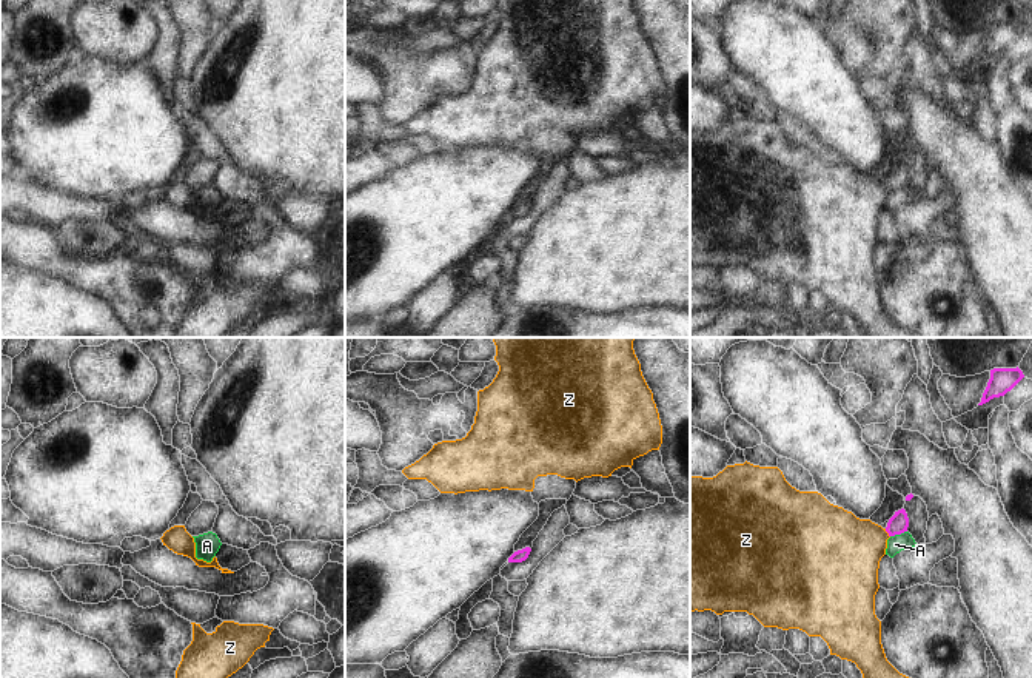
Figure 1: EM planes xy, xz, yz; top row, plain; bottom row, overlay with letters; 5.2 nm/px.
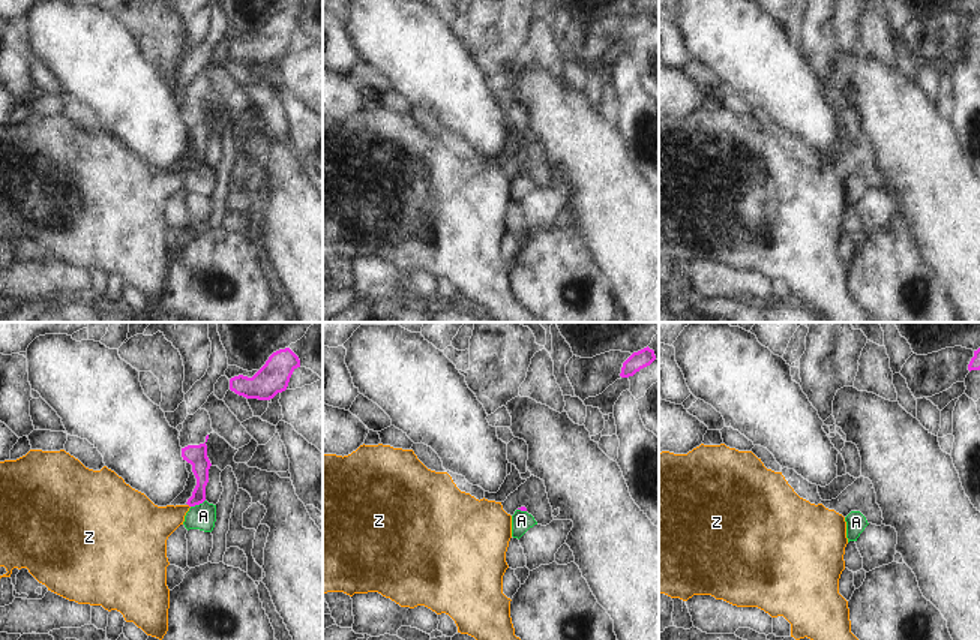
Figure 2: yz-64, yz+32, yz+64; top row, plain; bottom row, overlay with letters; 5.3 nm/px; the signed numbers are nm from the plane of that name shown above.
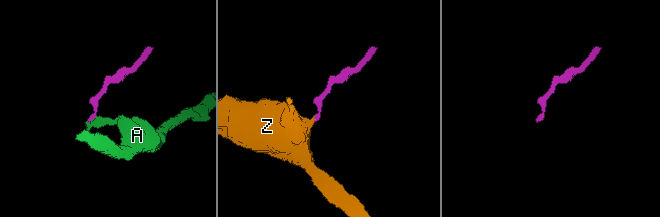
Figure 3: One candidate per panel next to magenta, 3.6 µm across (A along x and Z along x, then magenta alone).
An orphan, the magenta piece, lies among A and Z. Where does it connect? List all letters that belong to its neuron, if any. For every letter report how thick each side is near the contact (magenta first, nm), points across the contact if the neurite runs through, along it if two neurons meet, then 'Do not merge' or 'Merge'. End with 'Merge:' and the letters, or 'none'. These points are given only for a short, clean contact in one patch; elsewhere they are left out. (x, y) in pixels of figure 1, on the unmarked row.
A: Thickness 100 nm (magenta) against 90 nm. Boundary: yz (906, 185), (891, 191). Do not merge
Z: Thickness 100 nm (magenta) against 380 nm. Path across: yz (898, 177), (887, 187), (851, 201), (844, 207). Merge
Merge: Z

